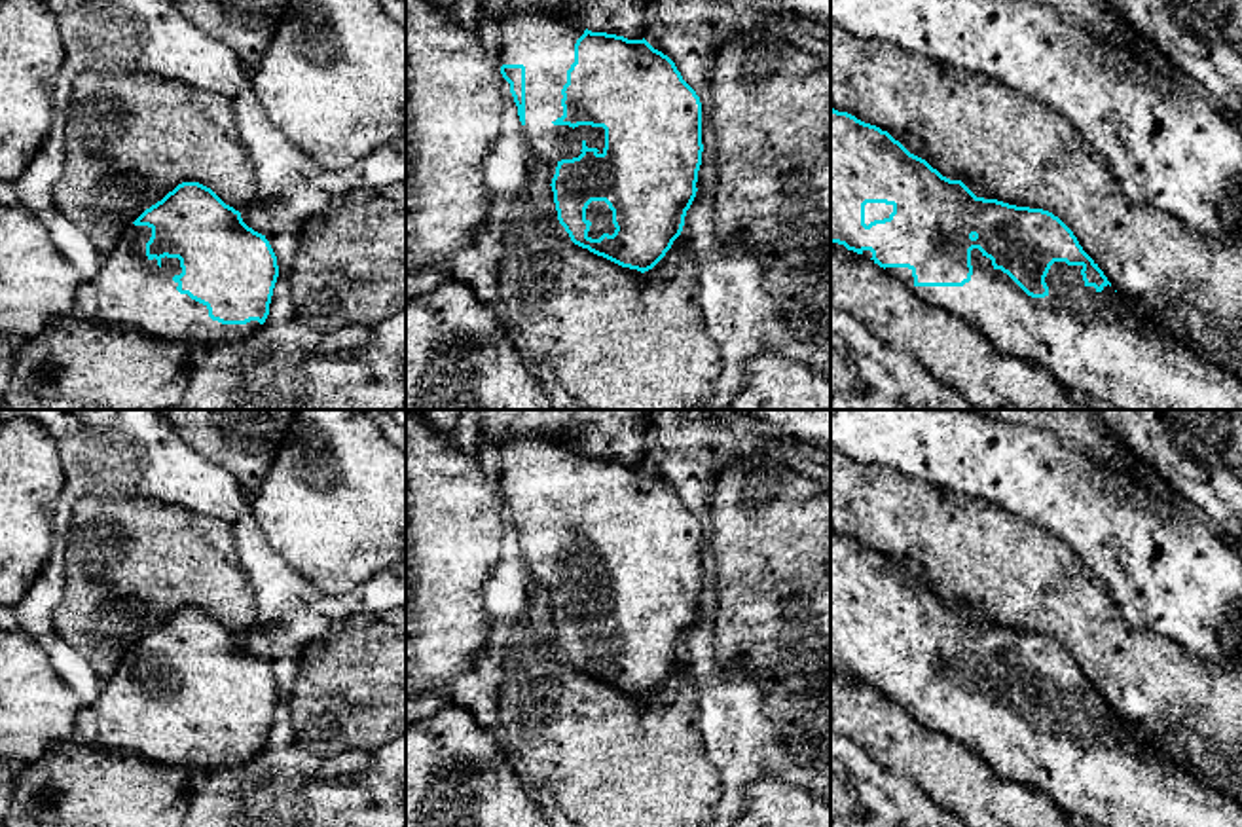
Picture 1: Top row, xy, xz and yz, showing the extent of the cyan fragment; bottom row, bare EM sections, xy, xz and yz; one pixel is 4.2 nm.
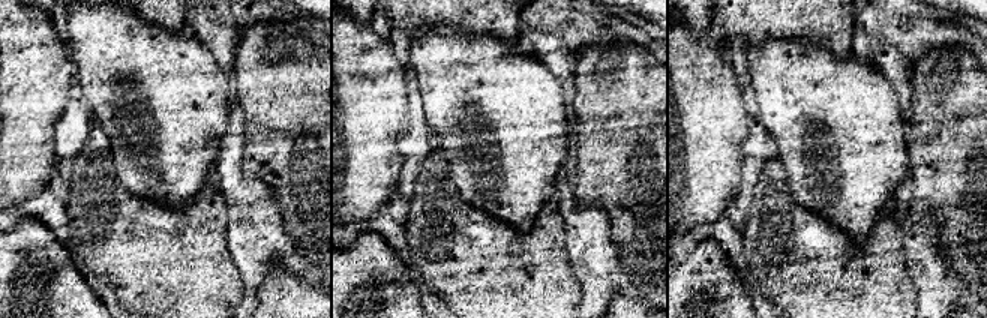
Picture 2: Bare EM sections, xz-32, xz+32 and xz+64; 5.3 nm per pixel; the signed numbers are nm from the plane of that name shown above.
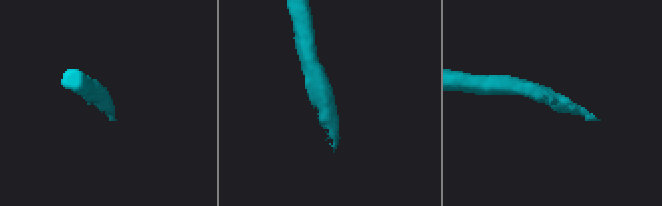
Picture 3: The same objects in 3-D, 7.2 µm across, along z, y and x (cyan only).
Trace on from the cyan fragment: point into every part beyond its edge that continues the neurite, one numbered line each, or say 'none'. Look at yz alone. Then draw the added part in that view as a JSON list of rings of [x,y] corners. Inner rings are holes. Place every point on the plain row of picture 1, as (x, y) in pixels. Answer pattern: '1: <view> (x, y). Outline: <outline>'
1: yz (1096, 769). Outline: [[[978,673],[971,675],[971,690],[971,706],[963,711],[916,711],[908,692],[886,692],[886,698],[906,709],[925,728],[977,753],[997,776],[1045,793],[1068,816],[1102,827],[1242,827],[1242,806],[1236,800],[1143,744],[1113,711],[1107,709],[1102,717],[1087,711],[1081,700],[1083,690],[1054,687],[1045,702],[1049,711],[1045,723],[1028,721],[1007,698],[995,694]]]

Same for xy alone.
1: xy (135, 717). Outline: [[[131,649],[123,660],[118,664],[114,673],[104,683],[99,694],[99,734],[97,742],[114,751],[133,753],[138,759],[146,759],[157,766],[180,766],[186,770],[201,768],[205,772],[231,770],[245,766],[258,751],[258,745],[247,749],[222,749],[209,742],[207,730],[192,725],[188,719],[176,715],[178,708],[173,706],[174,700],[182,698],[178,683],[161,683],[159,687],[146,681],[146,668],[152,662],[152,652]]]

